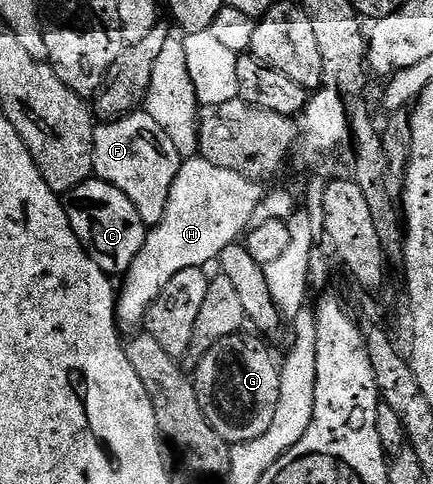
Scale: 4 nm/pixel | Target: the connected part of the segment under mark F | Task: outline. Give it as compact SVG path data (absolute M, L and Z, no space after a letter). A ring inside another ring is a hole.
M145 111L119 117L117 121L105 121L94 128L92 168L95 176L118 187L118 191L122 191L122 195L134 203L146 226L160 224L162 215L166 215L170 187L174 187L181 160L170 139Z

